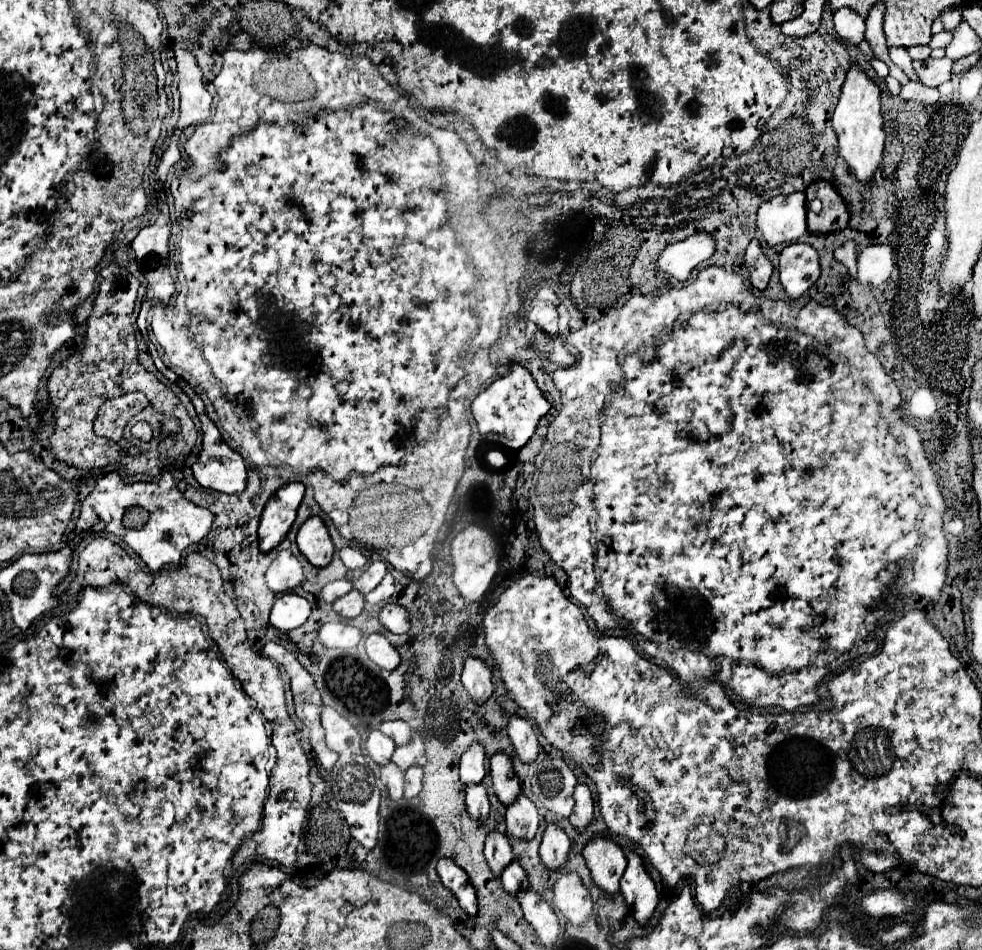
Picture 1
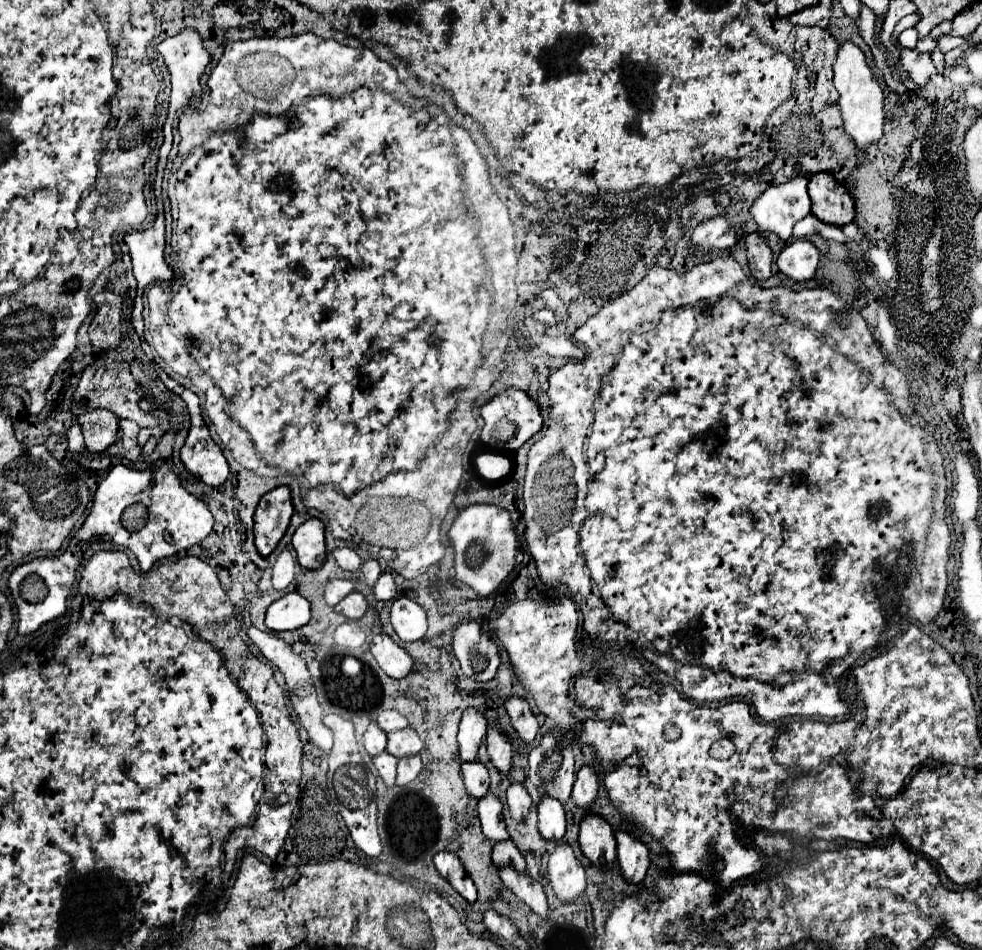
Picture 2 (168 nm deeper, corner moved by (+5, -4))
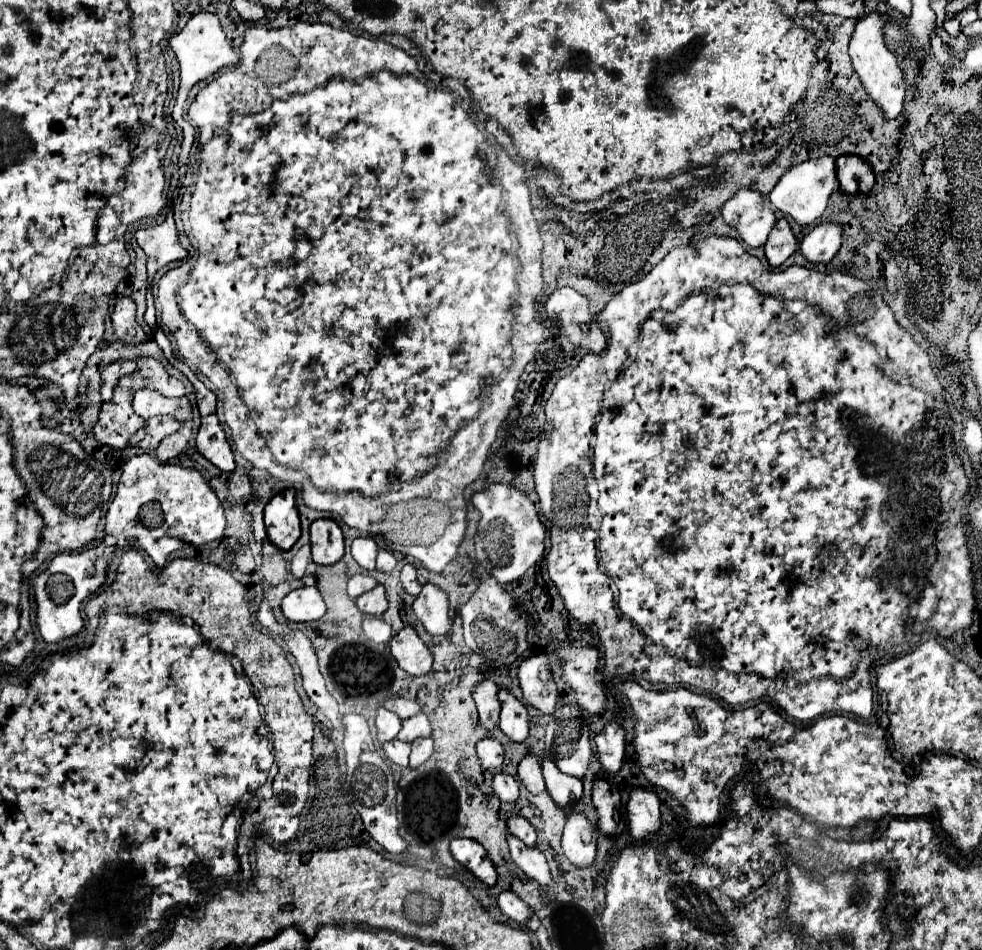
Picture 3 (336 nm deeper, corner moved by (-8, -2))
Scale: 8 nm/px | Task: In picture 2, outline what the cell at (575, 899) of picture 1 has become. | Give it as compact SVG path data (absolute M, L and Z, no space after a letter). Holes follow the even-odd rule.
M557 843L549 855L549 881L563 901L577 899L585 889L585 869L567 843Z

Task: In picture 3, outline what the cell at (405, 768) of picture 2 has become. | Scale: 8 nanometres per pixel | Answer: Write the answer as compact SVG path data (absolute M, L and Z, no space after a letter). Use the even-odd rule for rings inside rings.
M418 739L412 743L412 755L410 755L410 767L418 769L428 757L432 755L432 739Z

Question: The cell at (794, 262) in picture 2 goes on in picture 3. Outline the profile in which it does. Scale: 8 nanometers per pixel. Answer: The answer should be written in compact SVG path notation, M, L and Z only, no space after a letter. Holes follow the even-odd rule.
M836 223L816 225L800 243L800 253L810 263L830 263L838 253L842 241L842 227Z

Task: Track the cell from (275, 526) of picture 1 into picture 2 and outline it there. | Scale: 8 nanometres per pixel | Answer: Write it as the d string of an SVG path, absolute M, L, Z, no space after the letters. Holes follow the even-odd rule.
M277 487L261 497L255 511L255 545L263 557L277 547L289 527L291 515L293 505L287 487Z

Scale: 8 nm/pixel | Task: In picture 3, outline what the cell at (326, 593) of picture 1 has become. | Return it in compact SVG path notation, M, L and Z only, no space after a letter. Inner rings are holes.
M354 575L354 577L350 577L350 581L348 581L348 595L352 597L352 599L356 599L358 595L362 595L364 591L370 591L372 587L376 587L378 583L376 583L376 579L372 579L370 575Z

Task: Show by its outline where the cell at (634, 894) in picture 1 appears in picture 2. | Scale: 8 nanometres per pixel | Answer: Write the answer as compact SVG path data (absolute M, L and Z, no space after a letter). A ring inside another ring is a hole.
M619 829L615 837L617 837L617 861L625 879L633 883L643 881L645 871L649 867L649 849L627 831Z

